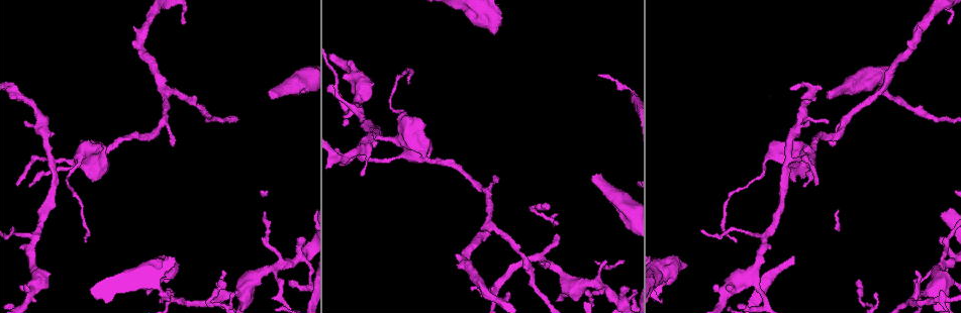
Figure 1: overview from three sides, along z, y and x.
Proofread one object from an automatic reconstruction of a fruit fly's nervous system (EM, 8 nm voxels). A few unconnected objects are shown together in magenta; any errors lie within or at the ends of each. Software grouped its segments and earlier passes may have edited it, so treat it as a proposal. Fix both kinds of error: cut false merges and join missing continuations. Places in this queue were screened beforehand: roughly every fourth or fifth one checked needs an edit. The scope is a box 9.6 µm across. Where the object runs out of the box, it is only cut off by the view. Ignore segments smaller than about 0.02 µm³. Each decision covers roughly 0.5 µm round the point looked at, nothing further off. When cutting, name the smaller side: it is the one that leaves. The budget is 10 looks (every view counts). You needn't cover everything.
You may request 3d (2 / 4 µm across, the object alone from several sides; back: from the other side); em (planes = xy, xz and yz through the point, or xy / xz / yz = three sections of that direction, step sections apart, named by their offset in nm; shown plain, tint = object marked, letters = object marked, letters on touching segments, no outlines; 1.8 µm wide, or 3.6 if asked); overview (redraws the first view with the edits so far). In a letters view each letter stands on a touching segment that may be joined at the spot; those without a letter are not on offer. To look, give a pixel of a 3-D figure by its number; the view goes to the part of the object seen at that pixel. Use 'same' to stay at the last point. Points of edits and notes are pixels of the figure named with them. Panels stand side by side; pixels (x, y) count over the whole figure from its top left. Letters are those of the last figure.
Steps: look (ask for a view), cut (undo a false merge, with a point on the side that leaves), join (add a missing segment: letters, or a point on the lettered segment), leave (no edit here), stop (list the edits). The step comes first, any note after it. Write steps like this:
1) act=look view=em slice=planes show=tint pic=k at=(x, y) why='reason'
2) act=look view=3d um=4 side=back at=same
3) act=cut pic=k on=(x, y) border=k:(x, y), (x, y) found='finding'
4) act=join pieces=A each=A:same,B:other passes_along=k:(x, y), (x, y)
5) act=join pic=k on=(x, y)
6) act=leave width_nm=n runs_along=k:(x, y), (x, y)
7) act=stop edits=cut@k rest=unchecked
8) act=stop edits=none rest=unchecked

act=look view=em um=3.6 slice=xz step=16 show=letters pic=1 at=(495, 32) why='free end'

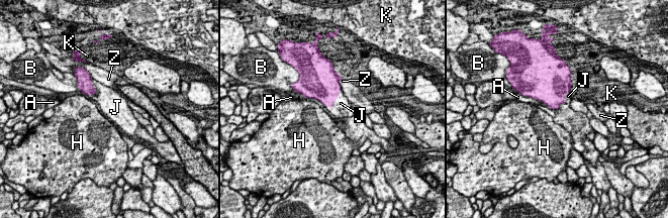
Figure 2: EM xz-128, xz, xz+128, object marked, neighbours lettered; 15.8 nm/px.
act=join pieces=J each=A:other,B:other,H:other,J:same,K:other,Z:other found='it goes on there'

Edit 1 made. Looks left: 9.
act=look view=overview why='redraw'

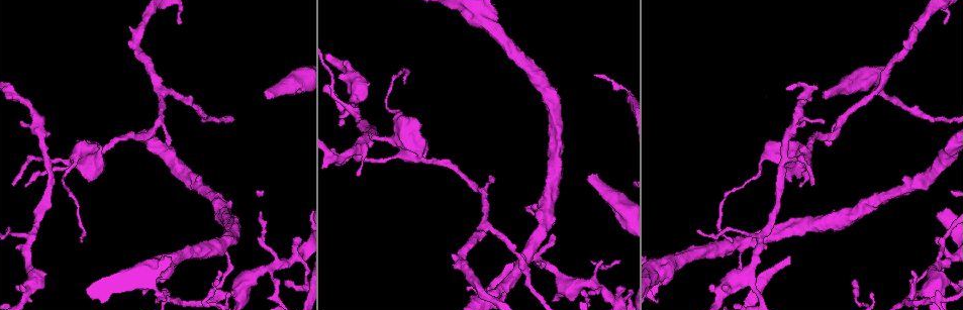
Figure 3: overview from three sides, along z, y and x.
act=look view=em slice=xz step=4 show=tint pic=3 at=(376, 138) why='sharp bend'

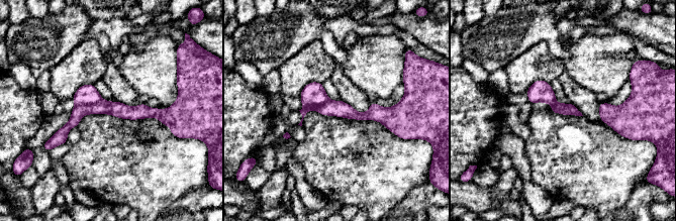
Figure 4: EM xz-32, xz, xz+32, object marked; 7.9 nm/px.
act=look view=em slice=planes show=letters at=same why='cut it another way'

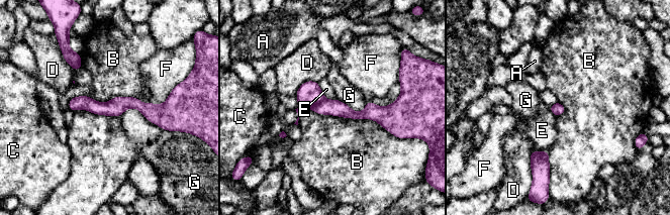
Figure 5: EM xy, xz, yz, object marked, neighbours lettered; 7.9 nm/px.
act=cut pic=5 on=(309, 93) width_nm=100 each=A:other,B:other,C:other,D:other,E:other,F:other,G:other found='two neurons meet here'

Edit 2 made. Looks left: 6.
act=look view=overview

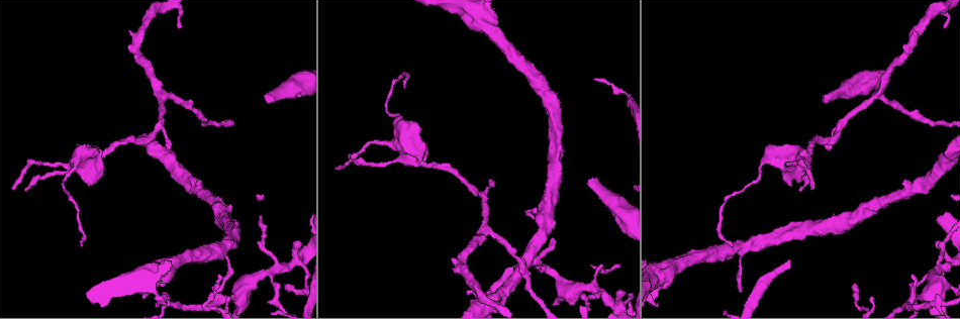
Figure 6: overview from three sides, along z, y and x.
act=look view=em slice=planes show=tint pic=6 at=(105, 150) why='thick turns thin'

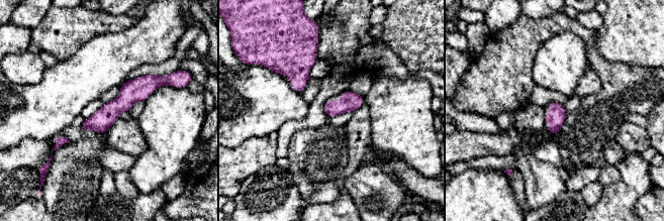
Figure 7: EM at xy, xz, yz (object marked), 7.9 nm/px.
act=look view=em slice=planes show=letters at=same

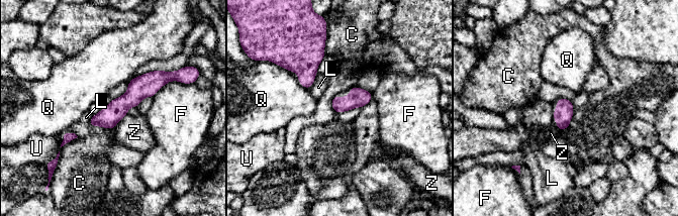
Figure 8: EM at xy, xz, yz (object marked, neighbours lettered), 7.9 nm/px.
act=leave longest_contact=F:240nm each=C:other,F:other,L:other,Q:other,U:other,Z:other runs_along=8:(165, 75), (92, 123) found='continuous, no second neuron'

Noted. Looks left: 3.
act=stop edits=join@2,cut@5 rest=unchecked

